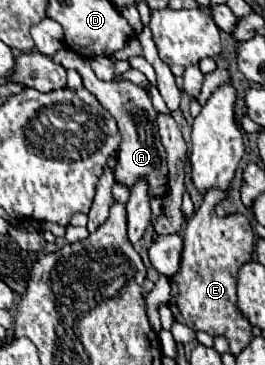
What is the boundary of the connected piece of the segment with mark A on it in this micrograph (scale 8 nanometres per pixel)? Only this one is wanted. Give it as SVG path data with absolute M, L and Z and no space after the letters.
M61 47L53 57L55 65L61 65L65 69L75 69L81 79L83 79L83 87L89 89L99 103L115 117L117 127L121 131L121 149L119 149L119 163L115 169L115 183L131 189L135 183L139 183L139 179L145 179L149 185L149 195L151 199L165 199L167 197L167 153L161 145L159 139L159 127L157 127L157 111L151 105L151 97L143 91L143 87L131 83L131 81L101 81L97 79L97 75L91 69L89 59L75 55L75 51Z

